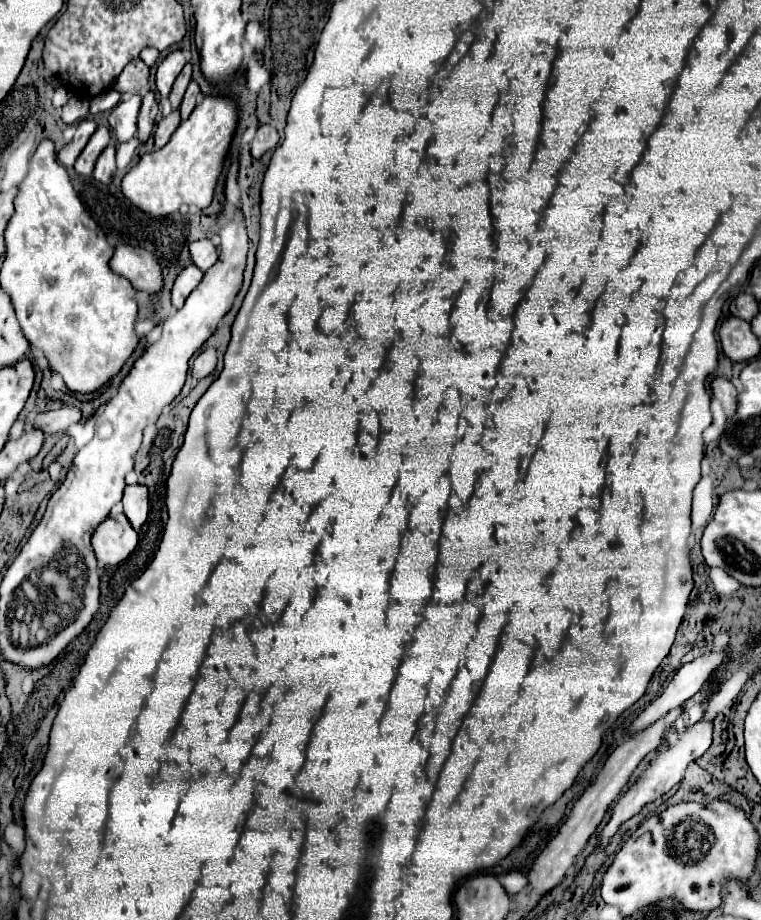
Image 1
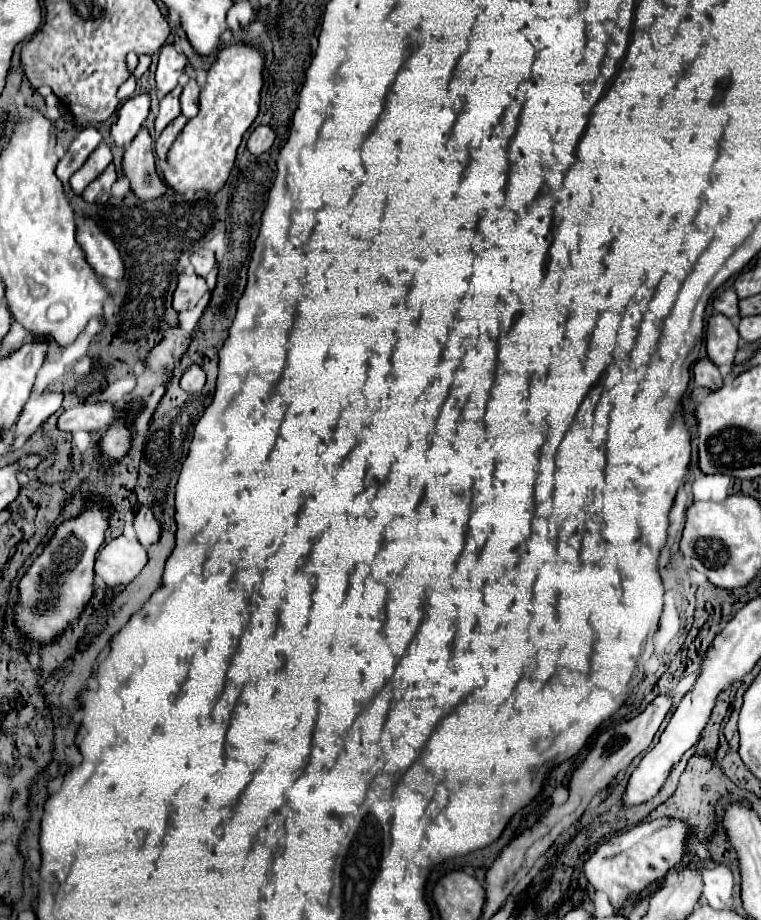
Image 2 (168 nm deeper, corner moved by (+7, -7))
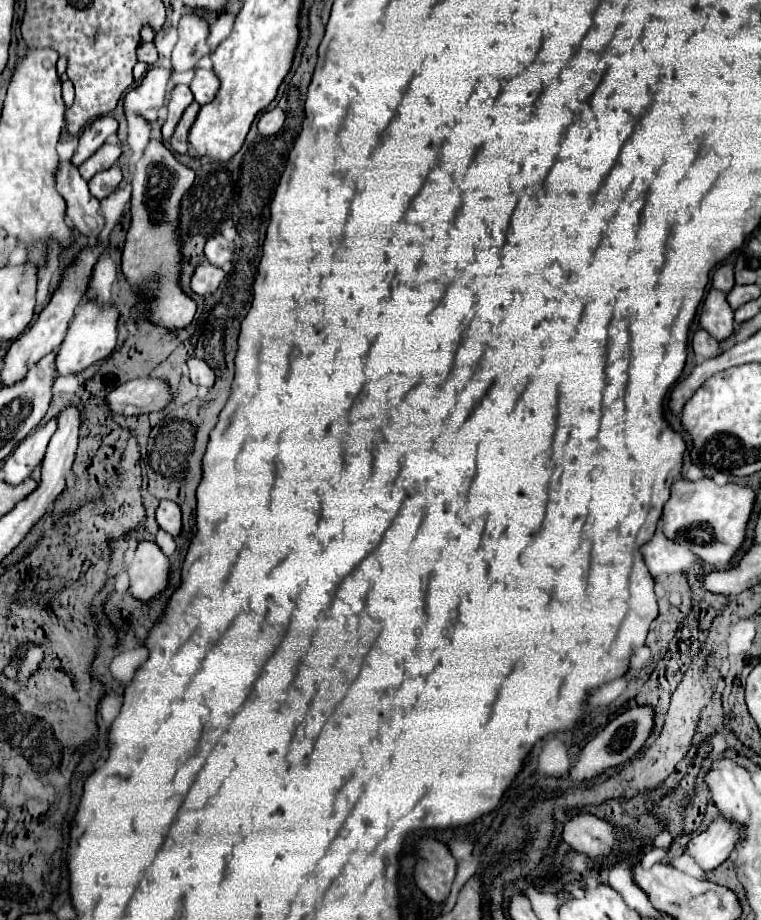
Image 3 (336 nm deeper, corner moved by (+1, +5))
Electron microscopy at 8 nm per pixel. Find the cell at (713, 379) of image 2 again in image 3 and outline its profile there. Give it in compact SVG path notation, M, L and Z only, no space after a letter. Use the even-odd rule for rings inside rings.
M697 330L693 334L693 342L691 342L693 350L695 350L695 356L701 358L701 360L709 360L709 358L715 358L717 354L721 354L721 344L711 336L707 334L705 330Z

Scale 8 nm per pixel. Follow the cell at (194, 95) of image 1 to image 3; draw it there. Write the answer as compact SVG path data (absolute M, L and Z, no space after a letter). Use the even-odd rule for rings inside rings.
M197 68L195 70L195 78L191 82L191 92L193 92L195 100L199 104L207 104L207 102L211 102L215 98L217 90L219 90L219 80L213 74L213 70Z

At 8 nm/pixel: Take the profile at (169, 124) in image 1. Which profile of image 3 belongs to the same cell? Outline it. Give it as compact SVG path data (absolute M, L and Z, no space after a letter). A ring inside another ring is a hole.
M191 102L191 106L187 106L187 110L183 112L183 116L181 116L181 120L179 120L173 136L169 138L171 148L173 148L175 152L179 152L179 154L185 154L185 152L187 152L187 134L189 134L189 128L191 128L191 124L193 124L199 108L201 108L201 106L199 106L197 102Z

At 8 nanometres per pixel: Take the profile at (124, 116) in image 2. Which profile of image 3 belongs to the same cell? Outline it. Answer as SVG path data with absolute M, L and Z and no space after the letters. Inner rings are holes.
M149 68L145 78L131 88L123 98L125 114L137 114L149 122L157 120L157 108L165 100L165 84L169 80L169 70Z

